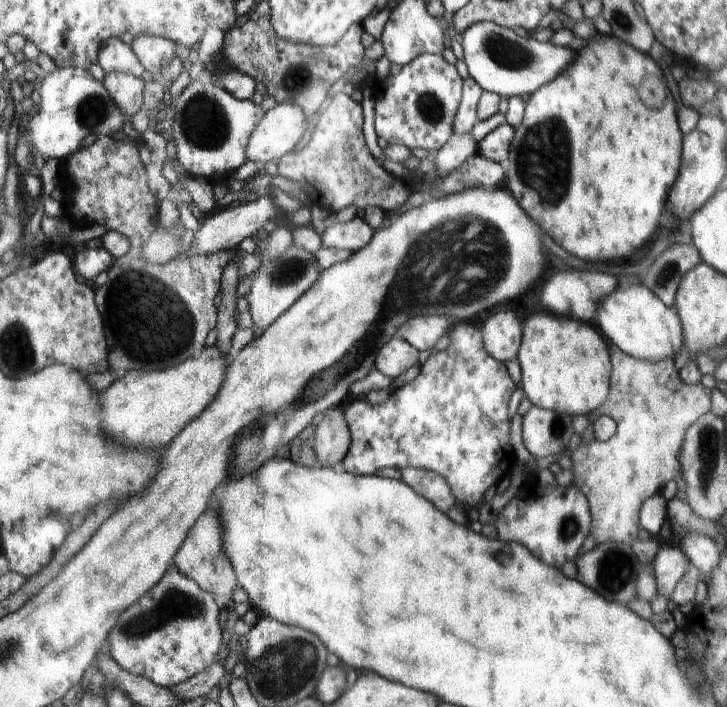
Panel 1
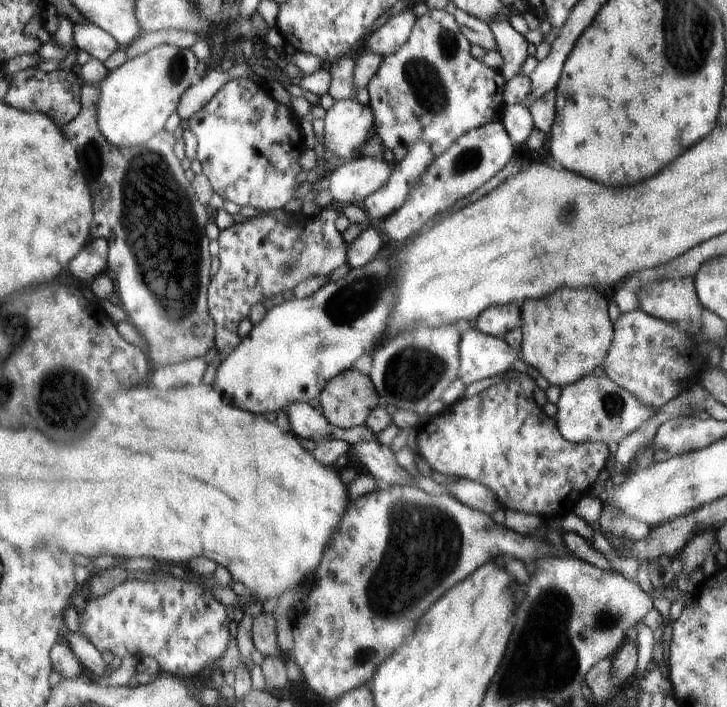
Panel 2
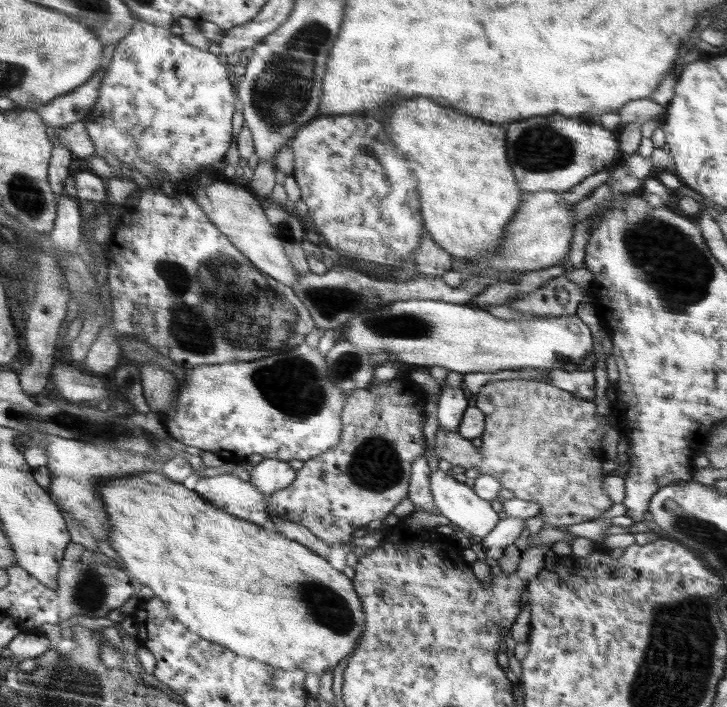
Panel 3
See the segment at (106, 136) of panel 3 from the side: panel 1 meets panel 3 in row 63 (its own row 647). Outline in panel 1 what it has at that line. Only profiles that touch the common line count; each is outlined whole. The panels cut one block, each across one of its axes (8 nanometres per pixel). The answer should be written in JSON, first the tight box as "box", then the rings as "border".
{"box":[108,565,226,689],"border":[[[171,565],[156,586],[152,586],[139,602],[134,602],[120,614],[114,629],[108,634],[109,653],[124,670],[146,677],[156,686],[172,689],[176,684],[204,672],[206,668],[222,660],[226,646],[217,601],[213,594],[202,590],[194,580],[190,580]]]}

